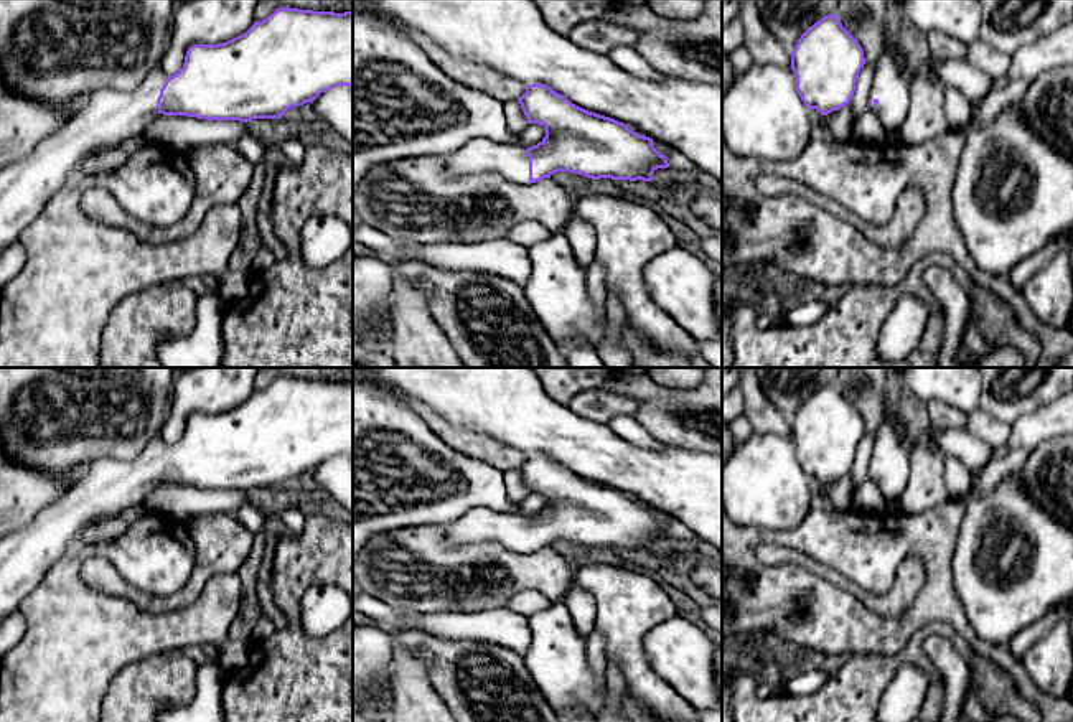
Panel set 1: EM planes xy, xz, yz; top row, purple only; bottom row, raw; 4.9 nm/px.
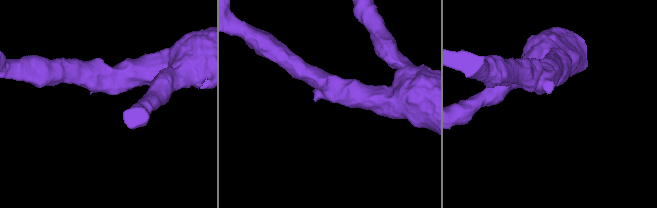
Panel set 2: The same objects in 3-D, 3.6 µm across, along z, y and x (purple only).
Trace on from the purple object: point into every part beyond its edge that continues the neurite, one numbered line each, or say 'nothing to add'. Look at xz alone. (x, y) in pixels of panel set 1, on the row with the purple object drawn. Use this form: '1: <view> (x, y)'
1: xz (480, 155)

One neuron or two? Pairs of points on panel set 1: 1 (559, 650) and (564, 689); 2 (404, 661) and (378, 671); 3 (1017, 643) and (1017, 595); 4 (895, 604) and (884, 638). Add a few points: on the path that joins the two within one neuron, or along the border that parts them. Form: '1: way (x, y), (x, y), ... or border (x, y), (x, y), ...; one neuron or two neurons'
1: way (559, 660), (564, 679); one neuron
2: border (386, 633), (391, 643), (391, 704); two neurons
3: border (1049, 610), (1024, 627), (1007, 643); two neurons
4: border (918, 592), (897, 617), (882, 617), (857, 599); two neurons

